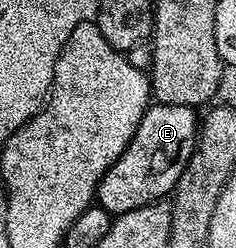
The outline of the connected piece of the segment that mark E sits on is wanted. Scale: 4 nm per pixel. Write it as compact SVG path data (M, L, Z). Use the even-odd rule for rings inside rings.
M151 104L147 106L128 148L108 168L100 180L96 195L97 205L104 207L111 216L132 212L137 206L149 206L169 195L180 180L194 146L198 142L200 114L193 106L180 104Z

